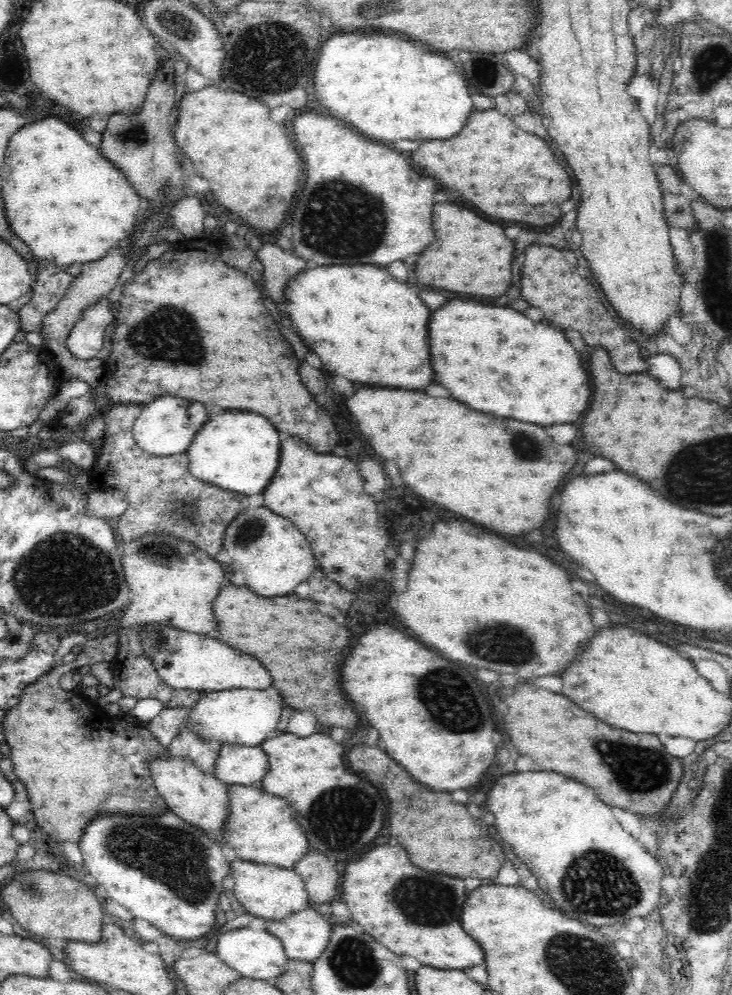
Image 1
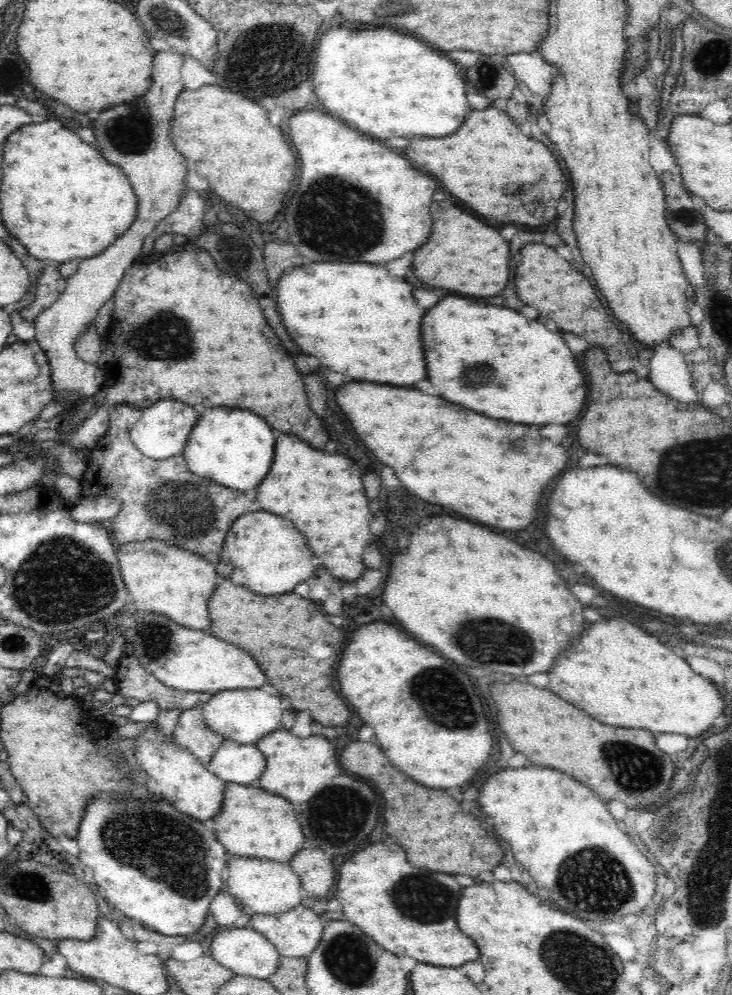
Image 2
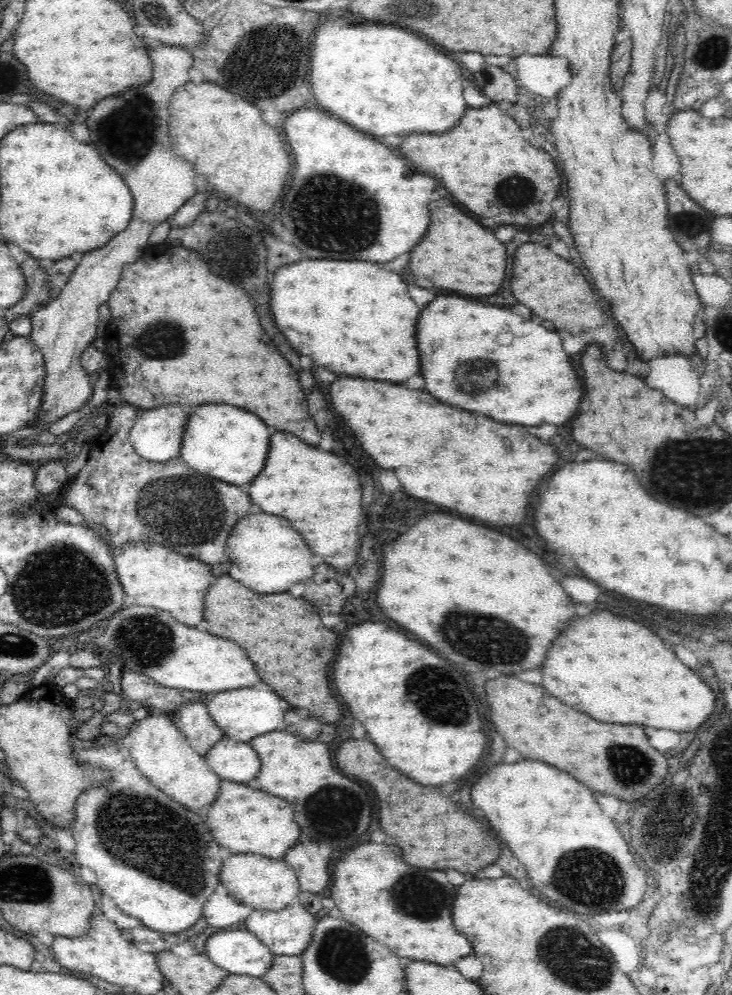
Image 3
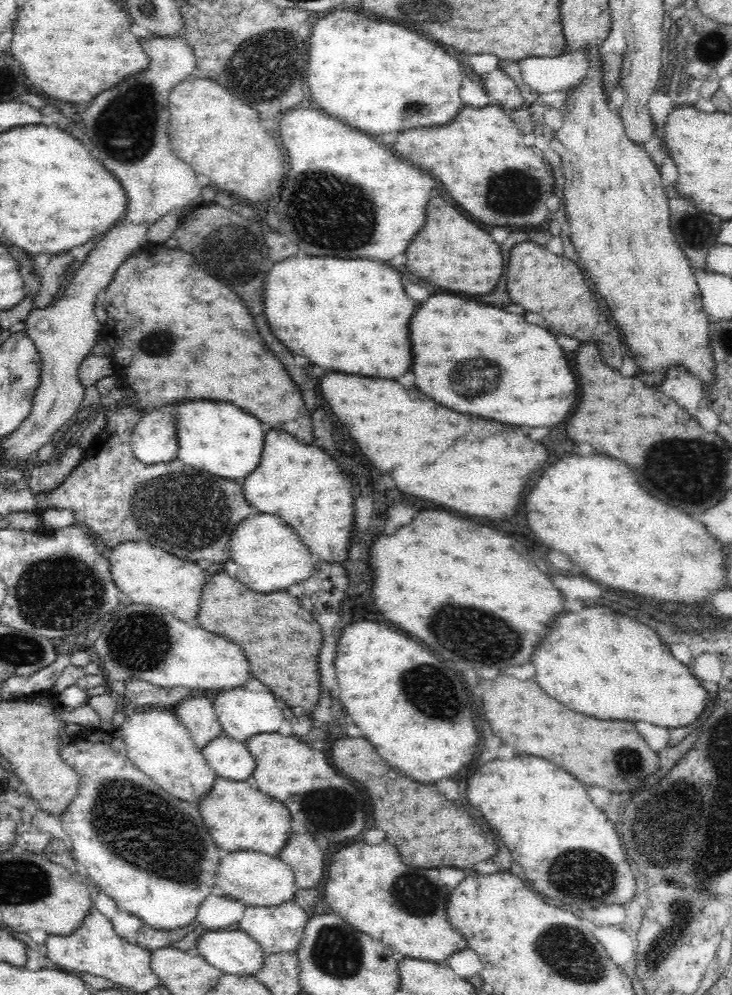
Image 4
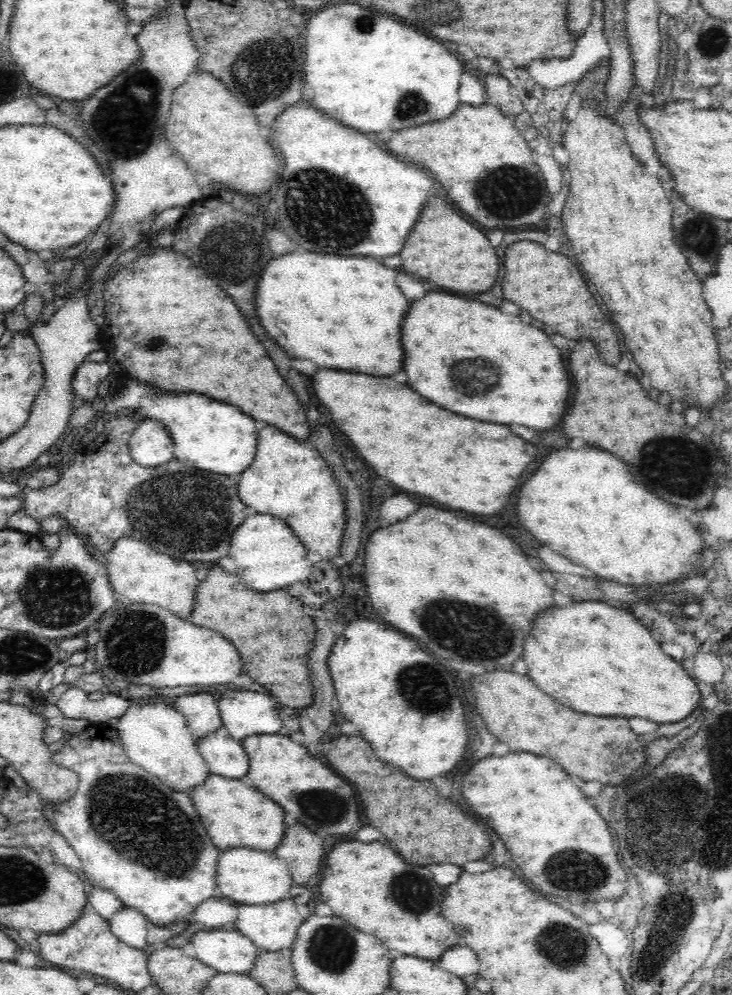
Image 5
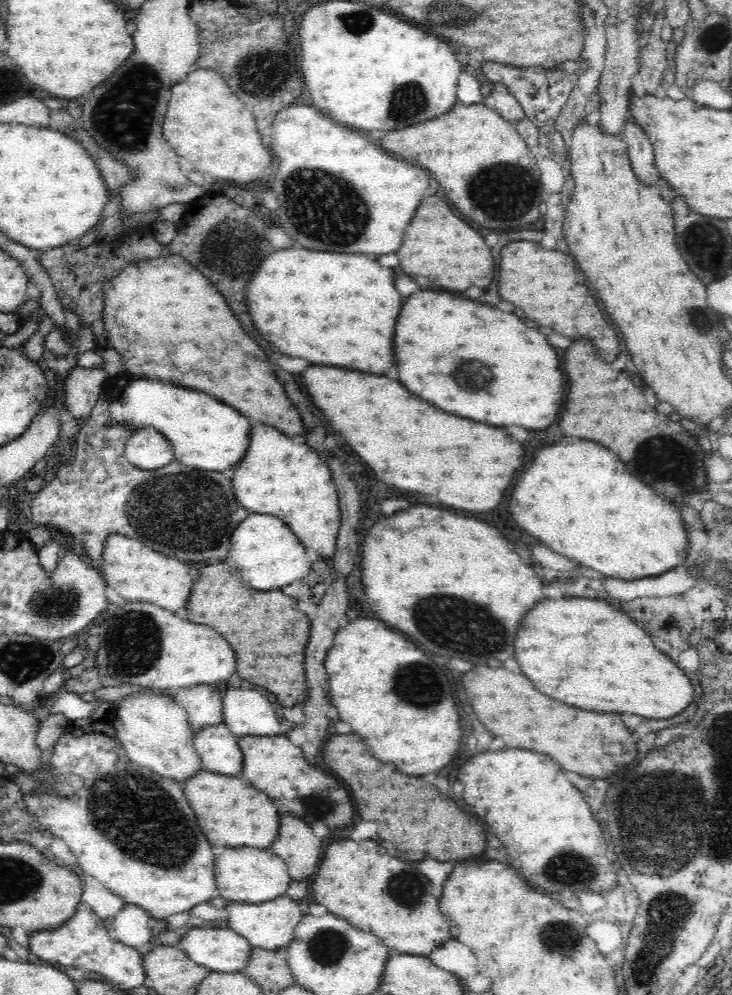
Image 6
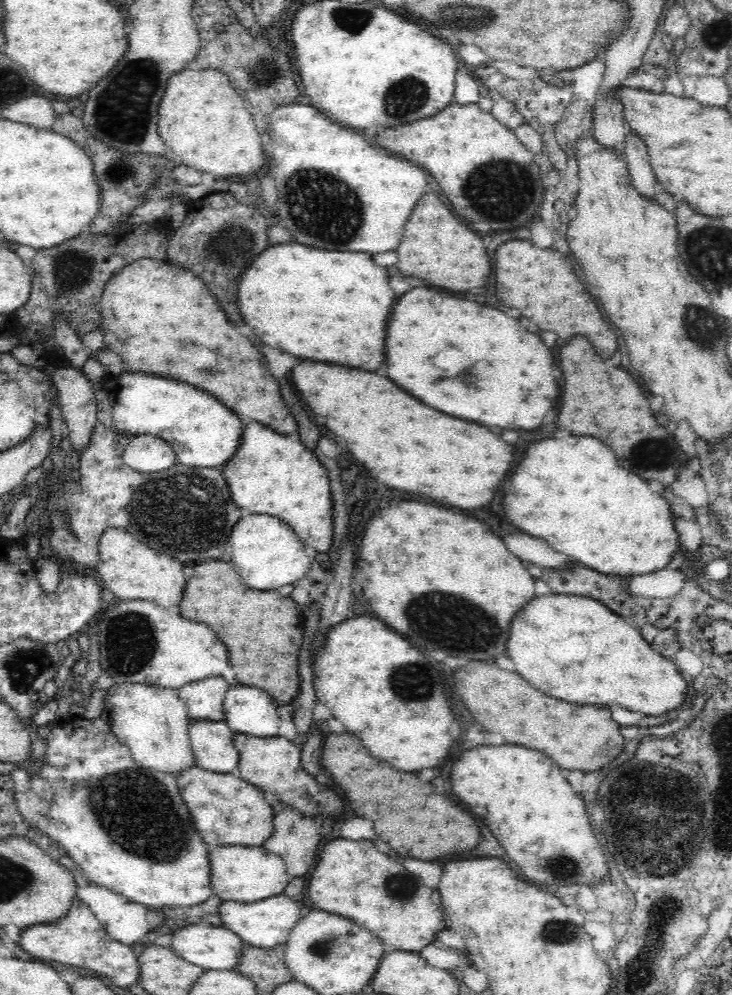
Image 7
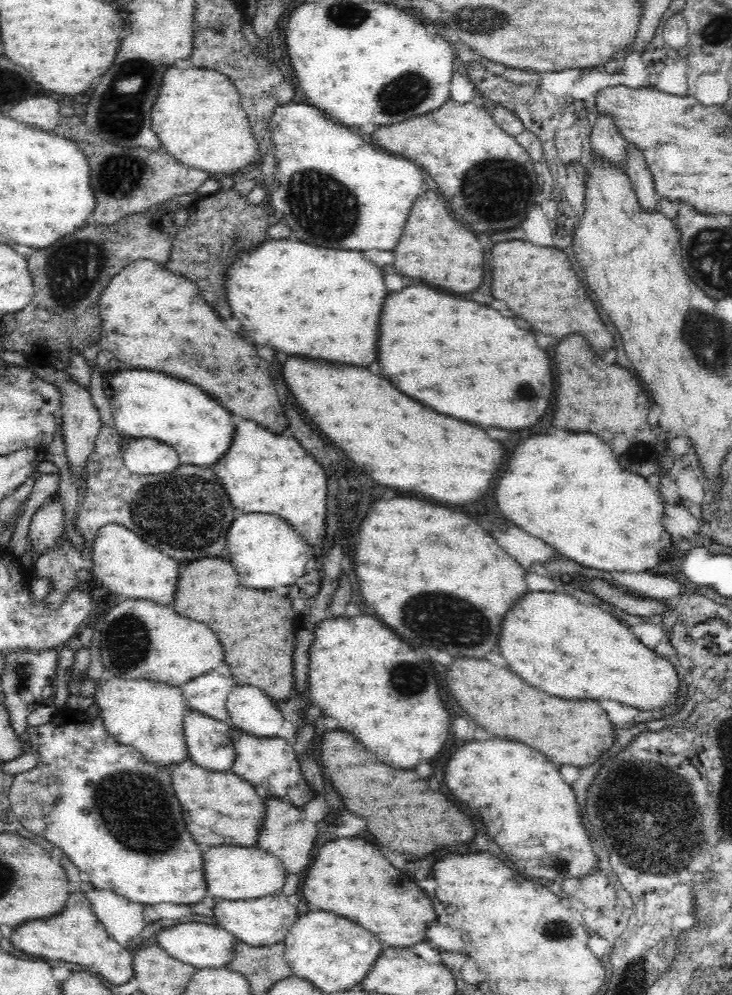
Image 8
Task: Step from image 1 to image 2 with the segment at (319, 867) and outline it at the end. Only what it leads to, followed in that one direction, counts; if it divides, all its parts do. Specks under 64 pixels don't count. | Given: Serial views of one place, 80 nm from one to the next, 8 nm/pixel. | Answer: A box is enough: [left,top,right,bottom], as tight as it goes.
[288,848,334,898]

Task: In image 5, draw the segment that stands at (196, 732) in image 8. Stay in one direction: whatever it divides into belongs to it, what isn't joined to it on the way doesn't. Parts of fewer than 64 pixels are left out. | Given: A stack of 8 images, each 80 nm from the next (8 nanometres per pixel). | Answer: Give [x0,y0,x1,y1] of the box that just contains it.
[196,726,249,779]

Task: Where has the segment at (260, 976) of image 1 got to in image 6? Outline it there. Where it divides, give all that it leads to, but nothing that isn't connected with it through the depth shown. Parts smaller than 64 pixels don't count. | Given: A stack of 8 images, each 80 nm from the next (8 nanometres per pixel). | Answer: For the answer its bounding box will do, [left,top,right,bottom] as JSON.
[174,926,250,972]

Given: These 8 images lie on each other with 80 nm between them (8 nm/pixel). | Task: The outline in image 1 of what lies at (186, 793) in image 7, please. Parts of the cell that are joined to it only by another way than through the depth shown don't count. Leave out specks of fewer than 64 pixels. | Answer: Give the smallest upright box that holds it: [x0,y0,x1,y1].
[220,785,308,870]

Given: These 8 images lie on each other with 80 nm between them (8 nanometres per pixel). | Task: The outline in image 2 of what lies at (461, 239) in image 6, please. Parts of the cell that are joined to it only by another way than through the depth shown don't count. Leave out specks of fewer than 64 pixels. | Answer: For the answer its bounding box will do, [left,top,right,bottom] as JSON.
[414,200,508,296]

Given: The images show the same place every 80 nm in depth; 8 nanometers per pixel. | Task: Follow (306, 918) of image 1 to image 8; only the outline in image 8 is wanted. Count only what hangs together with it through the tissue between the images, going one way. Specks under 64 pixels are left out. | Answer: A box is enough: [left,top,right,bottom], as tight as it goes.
[212,891,299,947]

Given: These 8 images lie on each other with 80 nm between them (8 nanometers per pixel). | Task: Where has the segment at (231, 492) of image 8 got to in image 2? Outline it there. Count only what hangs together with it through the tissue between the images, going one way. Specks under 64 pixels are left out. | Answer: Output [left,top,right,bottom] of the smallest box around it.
[255,436,378,582]

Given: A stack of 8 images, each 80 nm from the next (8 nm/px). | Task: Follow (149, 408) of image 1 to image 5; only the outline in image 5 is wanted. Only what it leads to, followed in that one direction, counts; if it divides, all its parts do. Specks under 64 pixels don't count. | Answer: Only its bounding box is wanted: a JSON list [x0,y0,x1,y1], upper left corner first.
[127,419,175,468]

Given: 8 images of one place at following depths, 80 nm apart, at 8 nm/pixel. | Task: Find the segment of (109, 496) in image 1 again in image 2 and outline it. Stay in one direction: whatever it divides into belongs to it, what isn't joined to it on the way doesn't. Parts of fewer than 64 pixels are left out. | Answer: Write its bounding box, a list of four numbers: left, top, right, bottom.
[68,496,120,523]

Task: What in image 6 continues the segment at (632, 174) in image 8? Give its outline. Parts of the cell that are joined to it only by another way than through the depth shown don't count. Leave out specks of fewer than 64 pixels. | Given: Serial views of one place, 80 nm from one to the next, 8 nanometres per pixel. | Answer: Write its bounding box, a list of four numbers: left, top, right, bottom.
[623,116,660,187]

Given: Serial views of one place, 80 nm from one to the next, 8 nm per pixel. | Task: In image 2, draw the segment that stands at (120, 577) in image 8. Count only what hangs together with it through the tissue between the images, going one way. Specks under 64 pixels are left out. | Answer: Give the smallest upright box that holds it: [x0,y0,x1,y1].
[115,540,216,630]

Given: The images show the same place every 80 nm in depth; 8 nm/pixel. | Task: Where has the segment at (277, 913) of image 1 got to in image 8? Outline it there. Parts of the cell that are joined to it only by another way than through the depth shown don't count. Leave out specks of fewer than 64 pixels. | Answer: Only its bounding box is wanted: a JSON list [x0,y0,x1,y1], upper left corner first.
[202,846,287,900]

